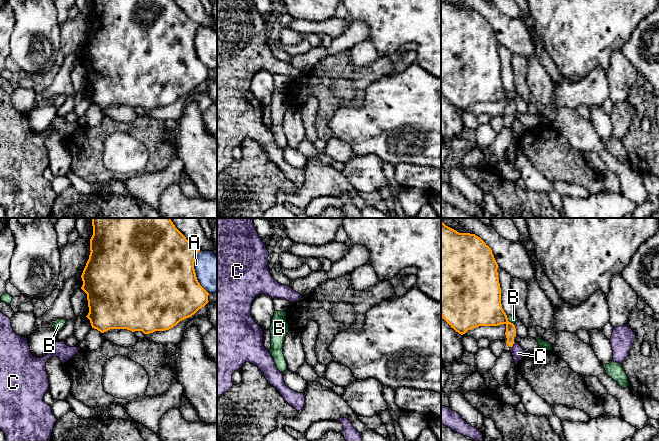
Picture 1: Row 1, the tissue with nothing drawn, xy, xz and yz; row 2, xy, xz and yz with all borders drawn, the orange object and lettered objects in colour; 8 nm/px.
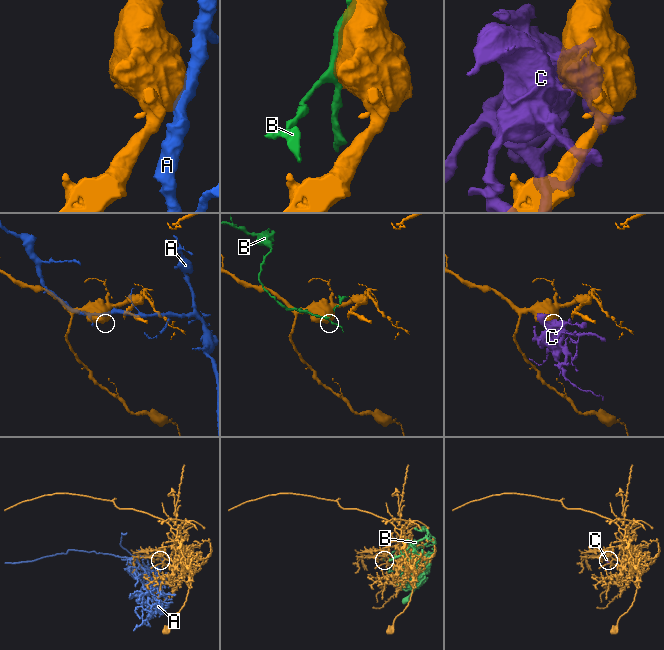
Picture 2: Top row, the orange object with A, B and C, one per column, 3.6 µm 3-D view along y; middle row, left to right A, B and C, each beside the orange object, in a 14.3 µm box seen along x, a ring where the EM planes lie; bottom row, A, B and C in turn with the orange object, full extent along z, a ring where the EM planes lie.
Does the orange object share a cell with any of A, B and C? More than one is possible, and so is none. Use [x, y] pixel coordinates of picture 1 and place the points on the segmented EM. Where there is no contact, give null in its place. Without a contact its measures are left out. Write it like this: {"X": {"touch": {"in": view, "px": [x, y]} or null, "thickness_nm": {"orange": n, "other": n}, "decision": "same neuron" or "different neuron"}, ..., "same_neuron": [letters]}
{"A": {"touch": {"in": "xy", "px": [194, 272]}, "thickness_nm": {"orange": 500, "other": 280}, "decision": "different neuron"}, "B": {"touch": {"in": "yz", "px": [508, 321]}, "thickness_nm": {"orange": 320, "other": 60}, "decision": "different neuron"}, "C": {"touch": {"in": "yz", "px": [512, 345]}, "thickness_nm": {"orange": 120, "other": 100}, "decision": "different neuron"}, "same_neuron": []}

